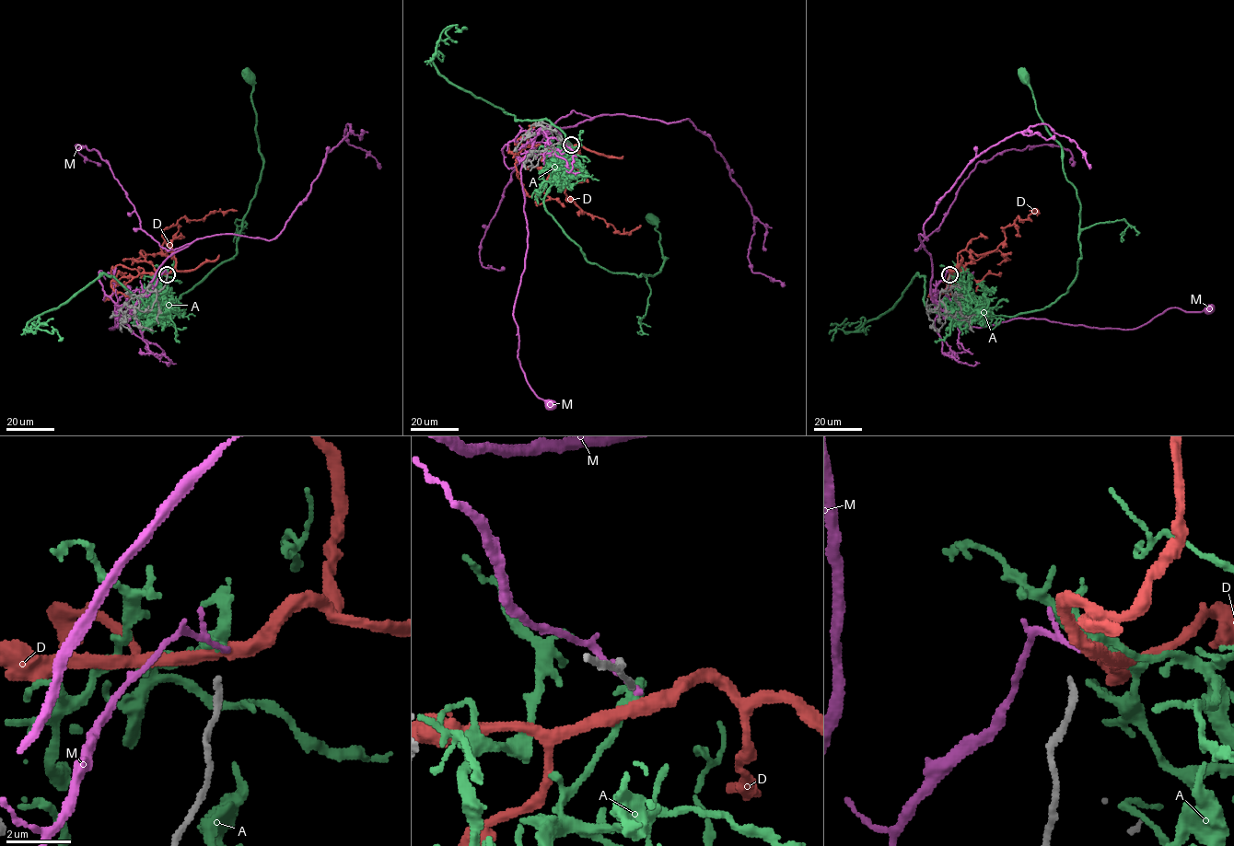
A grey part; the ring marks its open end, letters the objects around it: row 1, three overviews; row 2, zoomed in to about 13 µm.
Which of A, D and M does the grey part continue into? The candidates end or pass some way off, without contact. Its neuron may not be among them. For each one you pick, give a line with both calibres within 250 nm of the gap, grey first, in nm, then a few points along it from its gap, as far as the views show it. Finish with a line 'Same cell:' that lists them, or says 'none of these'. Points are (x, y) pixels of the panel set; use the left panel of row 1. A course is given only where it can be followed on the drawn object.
Same cell: none of these

